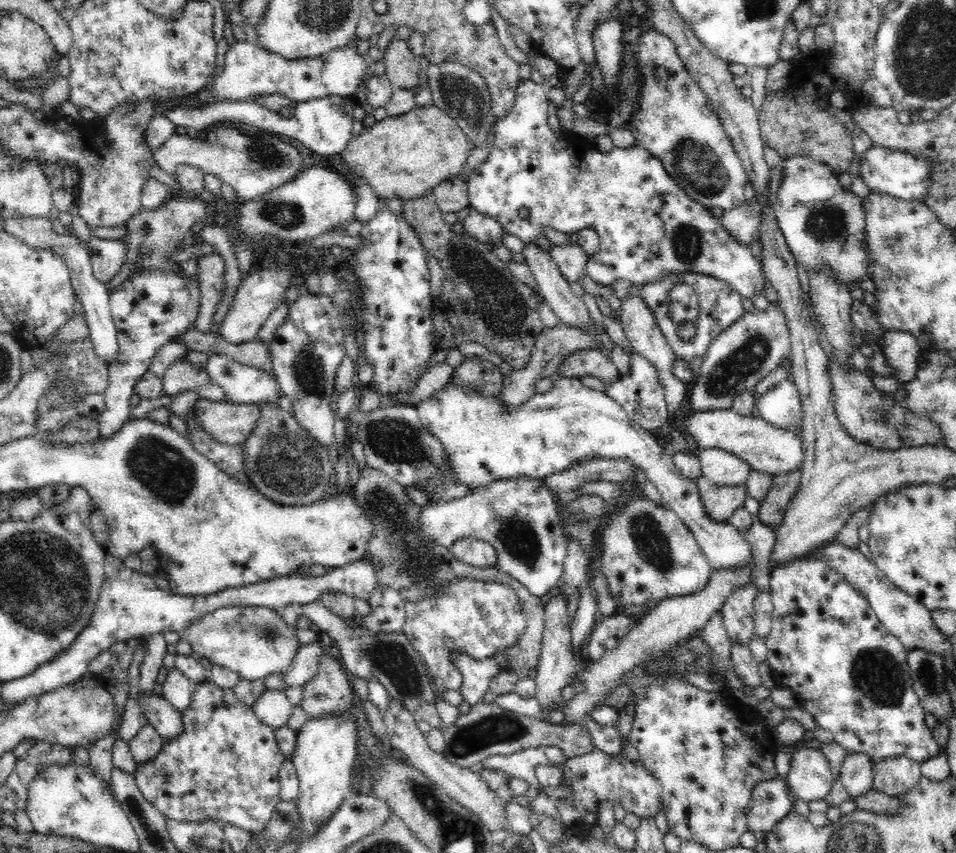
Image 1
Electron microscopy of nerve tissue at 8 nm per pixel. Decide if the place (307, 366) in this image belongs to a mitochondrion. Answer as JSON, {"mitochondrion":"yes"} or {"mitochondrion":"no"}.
{"mitochondrion":"yes"}

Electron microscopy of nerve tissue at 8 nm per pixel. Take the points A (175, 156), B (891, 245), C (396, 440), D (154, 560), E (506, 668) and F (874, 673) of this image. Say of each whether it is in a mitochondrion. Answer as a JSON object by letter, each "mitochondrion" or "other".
{"A":"other","B":"mitochondrion","C":"mitochondrion","D":"other","E":"other","F":"mitochondrion"}

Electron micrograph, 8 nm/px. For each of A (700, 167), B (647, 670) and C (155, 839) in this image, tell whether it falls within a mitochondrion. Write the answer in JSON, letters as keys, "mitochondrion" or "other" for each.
{"A":"mitochondrion","B":"other","C":"mitochondrion"}

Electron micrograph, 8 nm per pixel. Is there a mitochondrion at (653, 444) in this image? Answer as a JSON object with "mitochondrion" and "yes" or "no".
{"mitochondrion":"no"}

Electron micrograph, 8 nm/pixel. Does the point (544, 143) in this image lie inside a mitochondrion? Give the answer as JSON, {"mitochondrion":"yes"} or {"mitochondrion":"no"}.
{"mitochondrion":"no"}

